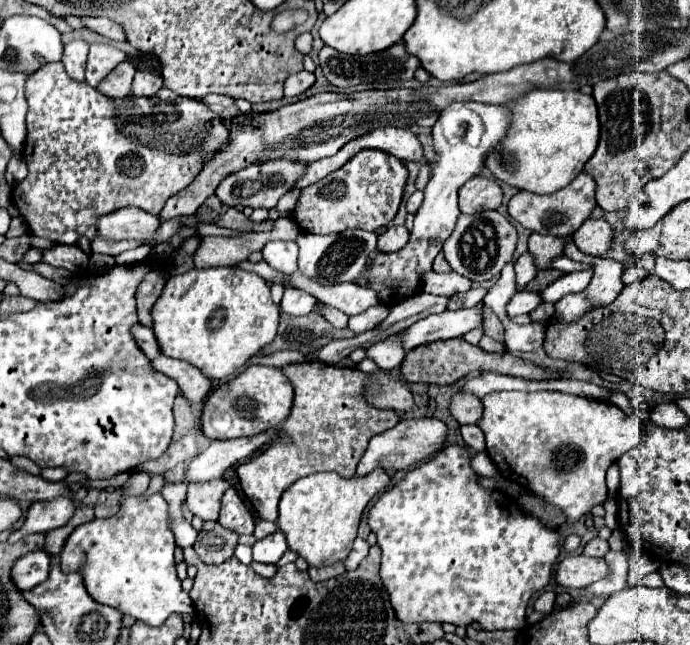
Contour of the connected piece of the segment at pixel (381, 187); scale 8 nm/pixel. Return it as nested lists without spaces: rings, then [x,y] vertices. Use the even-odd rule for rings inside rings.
[[[365,149],[357,153],[351,161],[347,161],[341,169],[305,187],[303,195],[299,197],[293,209],[293,219],[301,231],[319,235],[341,233],[343,229],[351,227],[375,231],[379,227],[385,227],[395,217],[401,203],[405,181],[407,169],[401,161],[387,153]]]

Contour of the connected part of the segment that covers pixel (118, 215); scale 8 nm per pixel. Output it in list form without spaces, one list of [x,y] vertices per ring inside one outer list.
[[[123,207],[115,213],[103,215],[97,221],[99,237],[105,239],[135,239],[141,243],[149,243],[155,237],[161,221],[155,215],[149,215],[137,207]]]

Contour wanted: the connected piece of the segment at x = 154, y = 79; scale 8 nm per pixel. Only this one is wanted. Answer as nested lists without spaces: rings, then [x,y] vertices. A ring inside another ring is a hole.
[[[137,71],[137,73],[135,73],[135,79],[133,79],[131,93],[133,93],[135,97],[151,97],[151,95],[155,95],[161,87],[163,87],[163,79],[161,79],[159,75],[145,73],[145,71]]]

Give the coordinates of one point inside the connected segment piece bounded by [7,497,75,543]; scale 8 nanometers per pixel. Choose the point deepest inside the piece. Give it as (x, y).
(43, 516)

